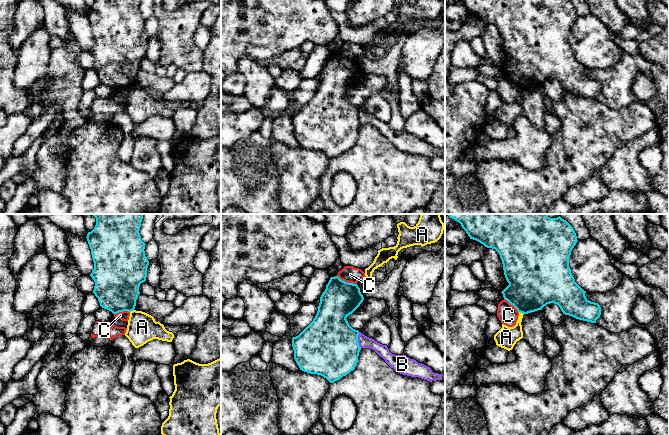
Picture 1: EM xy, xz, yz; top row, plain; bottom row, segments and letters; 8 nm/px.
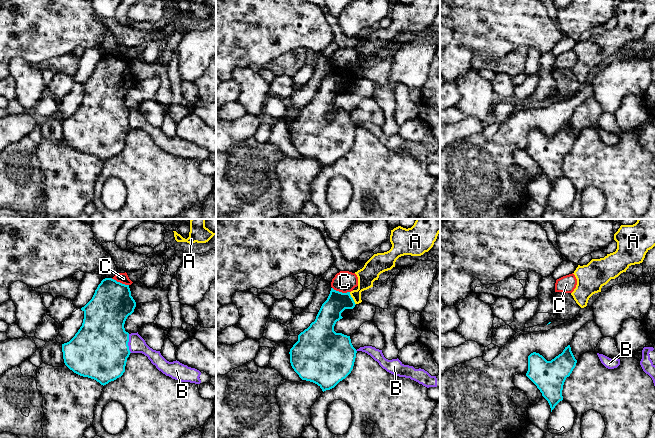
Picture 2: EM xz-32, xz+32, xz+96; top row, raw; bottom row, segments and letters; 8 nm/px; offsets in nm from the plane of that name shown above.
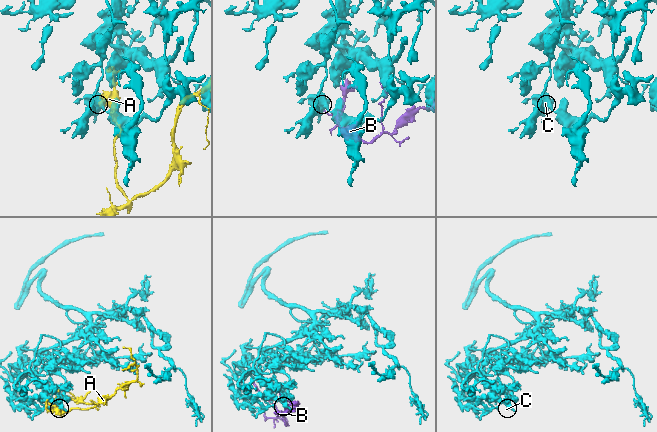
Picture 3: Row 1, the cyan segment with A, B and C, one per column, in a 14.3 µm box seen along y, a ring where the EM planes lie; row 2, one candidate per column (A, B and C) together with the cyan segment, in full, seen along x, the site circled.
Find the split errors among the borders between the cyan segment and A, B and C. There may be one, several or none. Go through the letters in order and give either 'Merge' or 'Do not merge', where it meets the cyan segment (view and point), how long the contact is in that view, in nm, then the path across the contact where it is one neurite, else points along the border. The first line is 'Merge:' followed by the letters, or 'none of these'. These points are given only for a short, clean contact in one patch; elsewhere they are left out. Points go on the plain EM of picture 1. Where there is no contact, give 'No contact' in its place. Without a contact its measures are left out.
Merge: none of these
A: Do not merge. Touches cyan at yz (521, 88). Shared border 50 nm
B: Do not merge. Touches cyan at xz (357, 116). Shared border 140 nm
C: Do not merge. Touches cyan at xz (347, 58). Shared border 180 nm. Boundary: xz (337, 51), (345, 57), (356, 60)

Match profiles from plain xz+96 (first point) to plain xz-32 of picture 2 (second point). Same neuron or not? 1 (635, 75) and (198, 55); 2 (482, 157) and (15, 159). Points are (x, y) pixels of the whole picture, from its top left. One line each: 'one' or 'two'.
1: one
2: one

